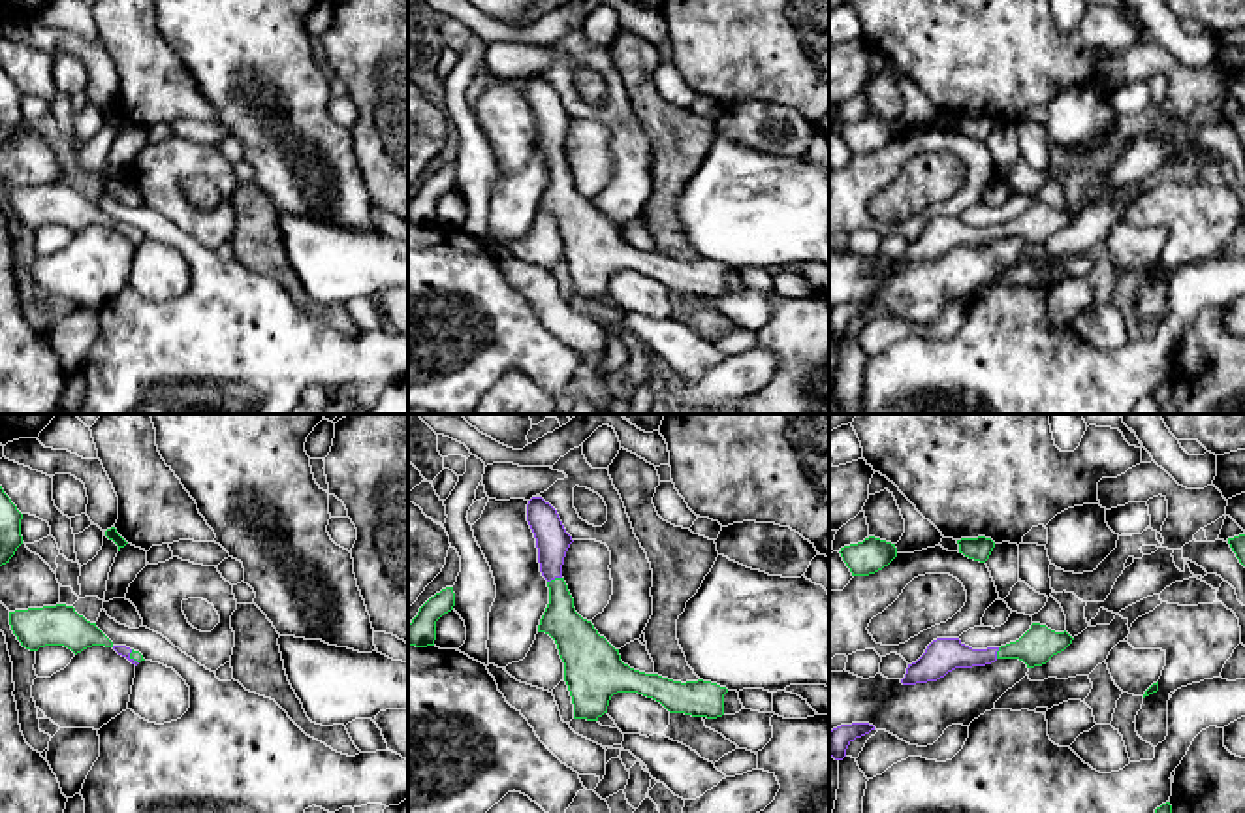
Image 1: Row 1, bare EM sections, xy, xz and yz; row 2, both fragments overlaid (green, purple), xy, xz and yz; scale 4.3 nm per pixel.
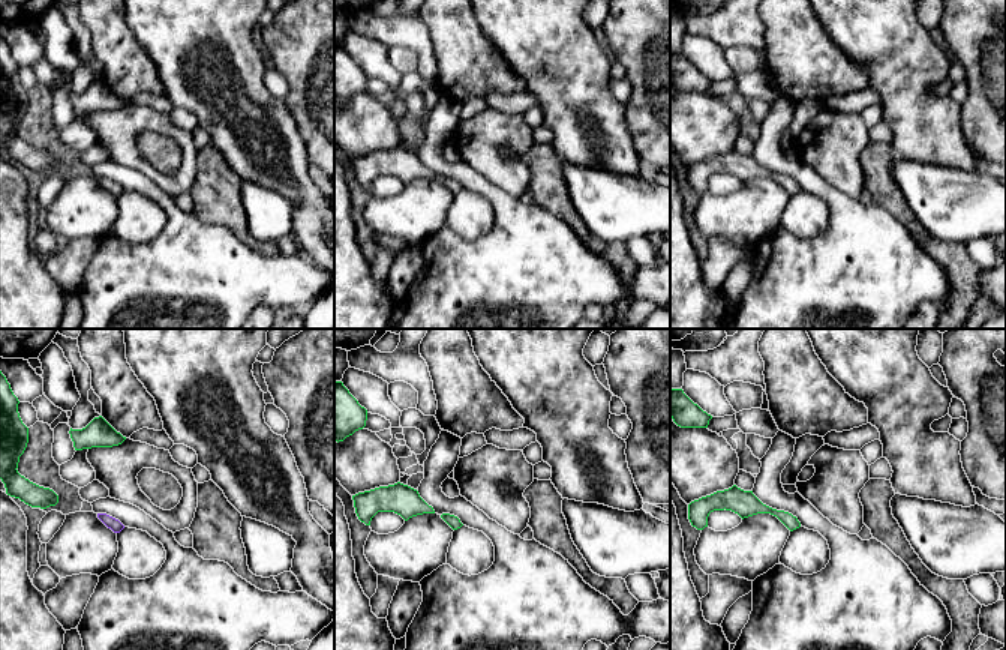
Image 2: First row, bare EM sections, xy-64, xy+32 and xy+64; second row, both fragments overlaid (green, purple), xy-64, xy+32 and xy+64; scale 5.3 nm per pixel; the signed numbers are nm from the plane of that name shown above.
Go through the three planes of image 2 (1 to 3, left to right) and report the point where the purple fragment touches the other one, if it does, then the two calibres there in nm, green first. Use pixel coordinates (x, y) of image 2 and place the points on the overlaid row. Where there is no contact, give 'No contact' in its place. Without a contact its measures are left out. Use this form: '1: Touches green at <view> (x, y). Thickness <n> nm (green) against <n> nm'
1: No contact
2: No contact
3: No contact

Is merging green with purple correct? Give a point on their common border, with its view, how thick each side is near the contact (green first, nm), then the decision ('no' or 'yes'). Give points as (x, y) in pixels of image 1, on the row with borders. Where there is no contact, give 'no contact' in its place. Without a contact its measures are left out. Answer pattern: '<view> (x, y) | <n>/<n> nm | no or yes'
xz (555, 578) | 160/140 nm | yes

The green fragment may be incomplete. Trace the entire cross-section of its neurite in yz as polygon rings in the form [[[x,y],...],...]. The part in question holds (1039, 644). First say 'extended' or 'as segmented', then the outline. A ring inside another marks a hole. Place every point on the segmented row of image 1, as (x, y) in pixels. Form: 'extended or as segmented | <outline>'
extended | [[[1032,623],[1019,640],[1001,647],[972,649],[959,638],[937,638],[916,662],[908,664],[901,683],[937,681],[955,668],[985,666],[997,659],[1019,659],[1027,668],[1042,666],[1053,655],[1064,651],[1072,640],[1066,630],[1055,632],[1040,623]]]

